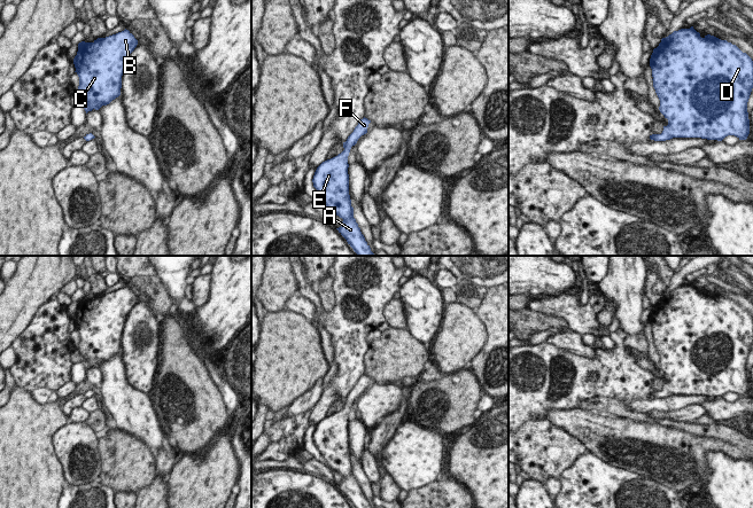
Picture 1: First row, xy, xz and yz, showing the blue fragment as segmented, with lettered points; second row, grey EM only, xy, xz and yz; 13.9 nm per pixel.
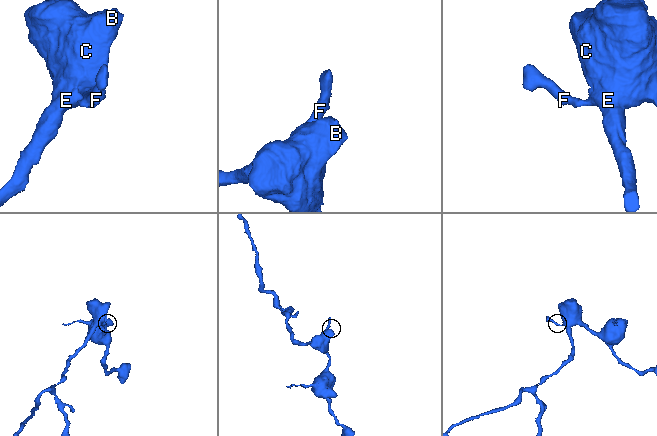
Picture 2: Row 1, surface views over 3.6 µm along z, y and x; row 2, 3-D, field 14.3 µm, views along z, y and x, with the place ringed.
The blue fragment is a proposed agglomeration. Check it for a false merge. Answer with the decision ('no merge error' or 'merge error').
no merge error

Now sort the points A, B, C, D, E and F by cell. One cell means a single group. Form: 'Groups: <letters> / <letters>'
Groups: A B C D E F.

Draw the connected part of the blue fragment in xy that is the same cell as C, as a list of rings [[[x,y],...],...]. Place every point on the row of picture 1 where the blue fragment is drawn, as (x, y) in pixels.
[[[126,29],[93,42],[78,44],[73,64],[79,77],[77,93],[85,101],[86,114],[121,95],[124,67],[137,45],[138,40]]]

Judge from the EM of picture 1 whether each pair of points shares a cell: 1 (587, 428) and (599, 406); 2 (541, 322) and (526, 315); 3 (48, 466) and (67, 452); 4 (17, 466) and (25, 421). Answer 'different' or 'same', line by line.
1: different
2: same
3: different
4: same

